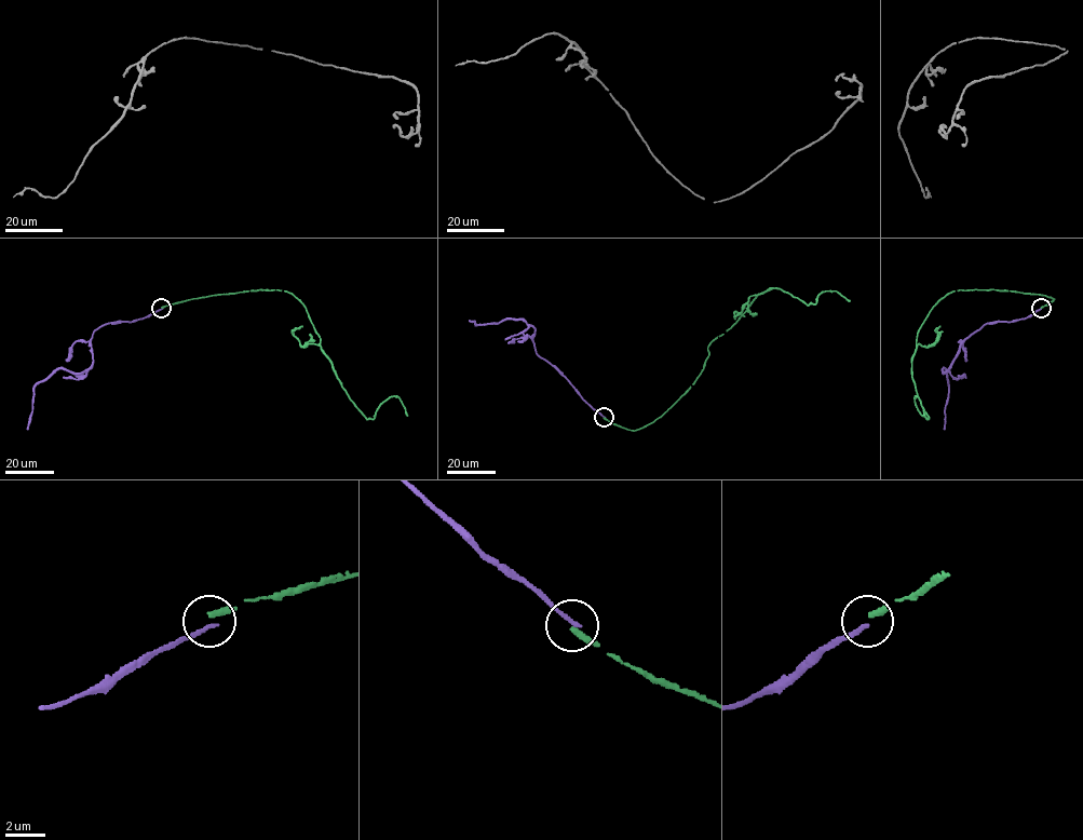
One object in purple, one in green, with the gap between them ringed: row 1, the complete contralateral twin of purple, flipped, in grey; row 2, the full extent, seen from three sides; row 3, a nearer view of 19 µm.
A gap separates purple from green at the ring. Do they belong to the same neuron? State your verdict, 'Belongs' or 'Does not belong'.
Does not belong

